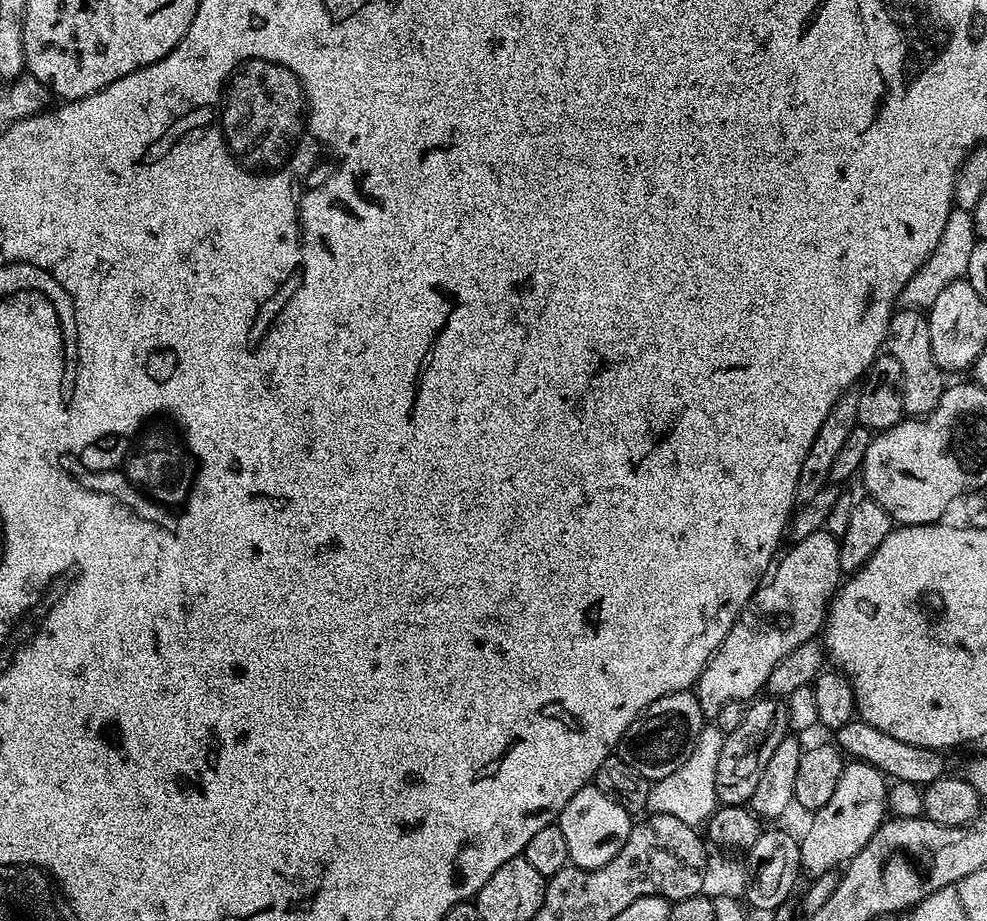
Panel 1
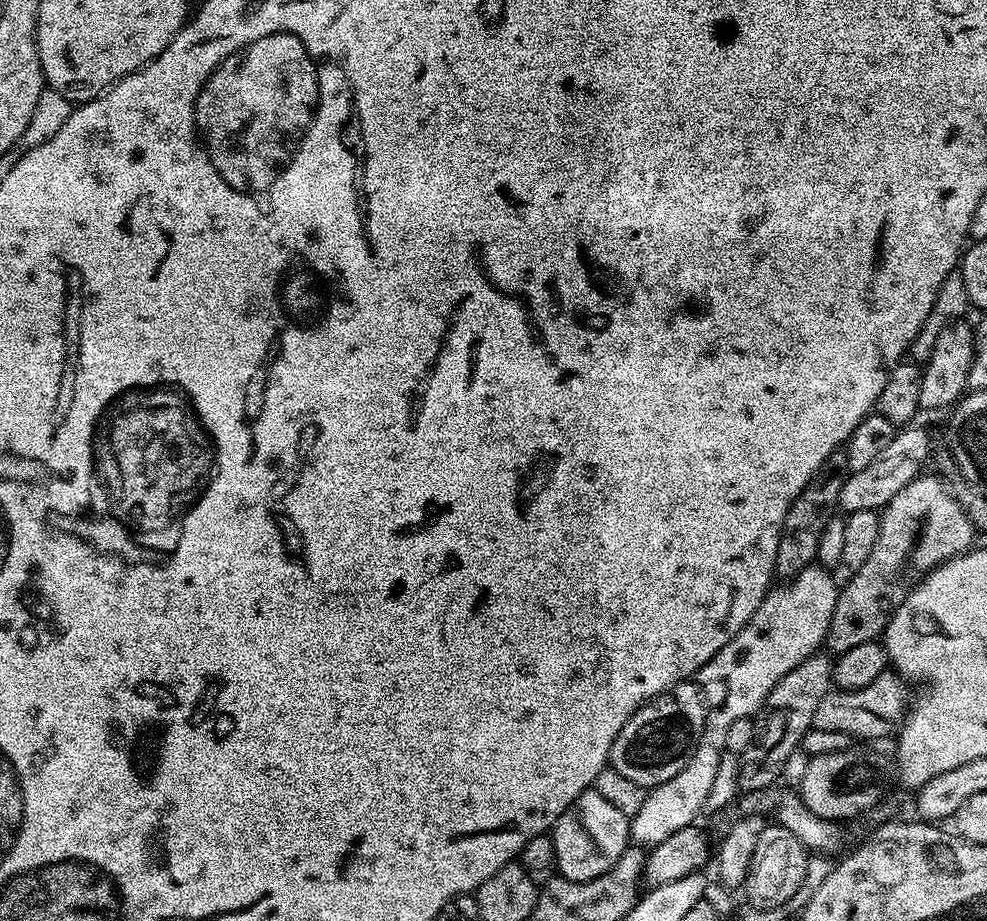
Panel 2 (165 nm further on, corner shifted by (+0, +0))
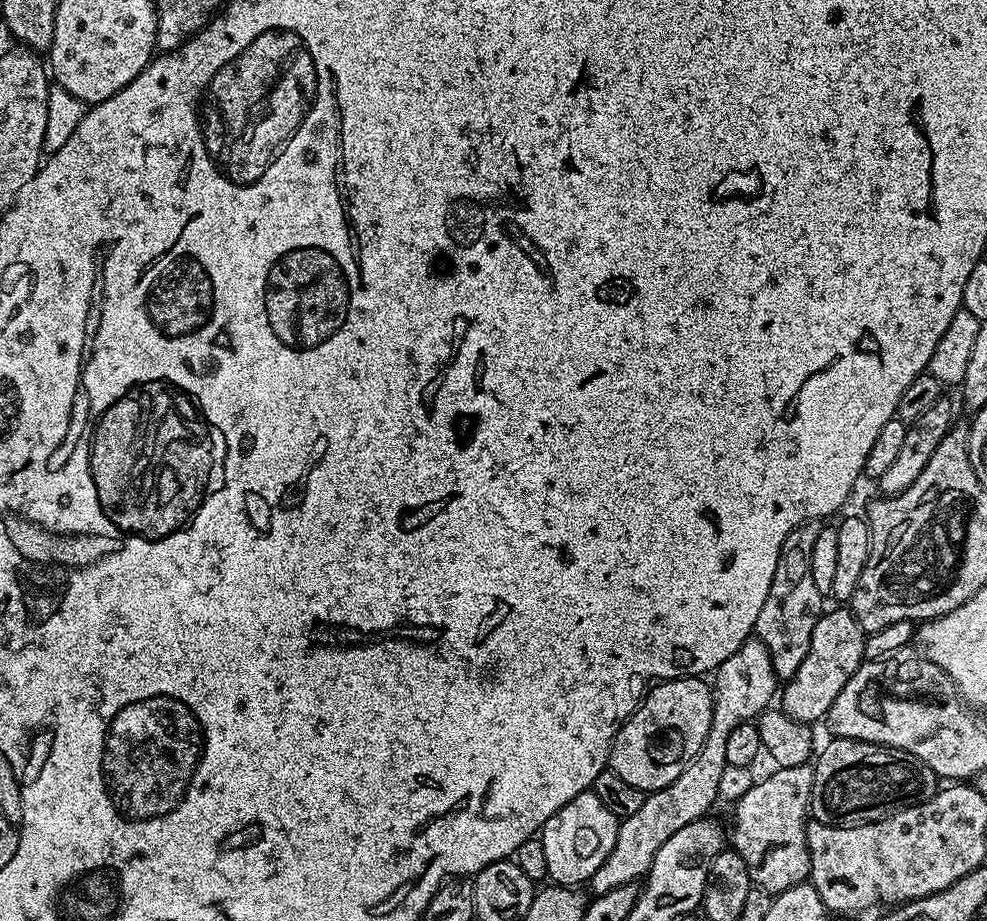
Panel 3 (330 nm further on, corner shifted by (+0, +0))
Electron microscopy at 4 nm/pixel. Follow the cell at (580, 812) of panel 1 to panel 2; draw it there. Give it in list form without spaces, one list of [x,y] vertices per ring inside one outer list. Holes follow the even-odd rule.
[[[589,790],[578,794],[578,798],[570,802],[570,806],[552,825],[550,835],[554,842],[557,873],[565,876],[567,880],[585,884],[587,880],[606,874],[606,870],[610,870],[610,866],[614,866],[614,862],[618,862],[618,858],[622,858],[622,854],[630,847],[630,818],[622,814],[622,810],[615,808],[612,803],[606,802],[602,794]]]

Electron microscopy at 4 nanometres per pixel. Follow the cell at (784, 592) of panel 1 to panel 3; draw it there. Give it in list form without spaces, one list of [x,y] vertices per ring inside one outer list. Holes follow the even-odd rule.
[[[749,638],[745,644],[738,646],[738,650],[734,650],[734,654],[730,654],[730,658],[726,658],[726,662],[722,662],[716,669],[714,679],[716,684],[714,680],[711,685],[712,717],[706,742],[698,755],[688,763],[686,770],[682,770],[682,774],[670,782],[670,786],[647,793],[641,808],[630,814],[630,818],[619,821],[620,829],[614,850],[610,850],[606,862],[598,866],[590,881],[590,888],[593,888],[591,891],[595,895],[601,896],[614,886],[635,884],[647,877],[654,854],[662,850],[662,845],[673,834],[678,834],[682,826],[690,826],[690,822],[703,820],[711,813],[708,811],[712,803],[718,800],[718,782],[722,778],[722,770],[728,768],[726,742],[730,739],[730,730],[739,724],[755,721],[773,703],[778,692],[778,677],[772,669],[770,654],[758,638]]]

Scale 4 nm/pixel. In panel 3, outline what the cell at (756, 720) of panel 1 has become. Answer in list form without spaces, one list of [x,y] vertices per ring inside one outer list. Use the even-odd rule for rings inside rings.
[[[829,607],[818,618],[814,626],[814,634],[810,638],[810,650],[806,650],[806,658],[802,660],[802,666],[783,685],[778,696],[778,704],[783,712],[803,724],[815,725],[816,720],[823,721],[827,717],[830,706],[834,698],[838,698],[842,686],[850,682],[850,678],[865,661],[866,634],[858,618],[854,618],[851,607],[836,607],[840,608]]]

